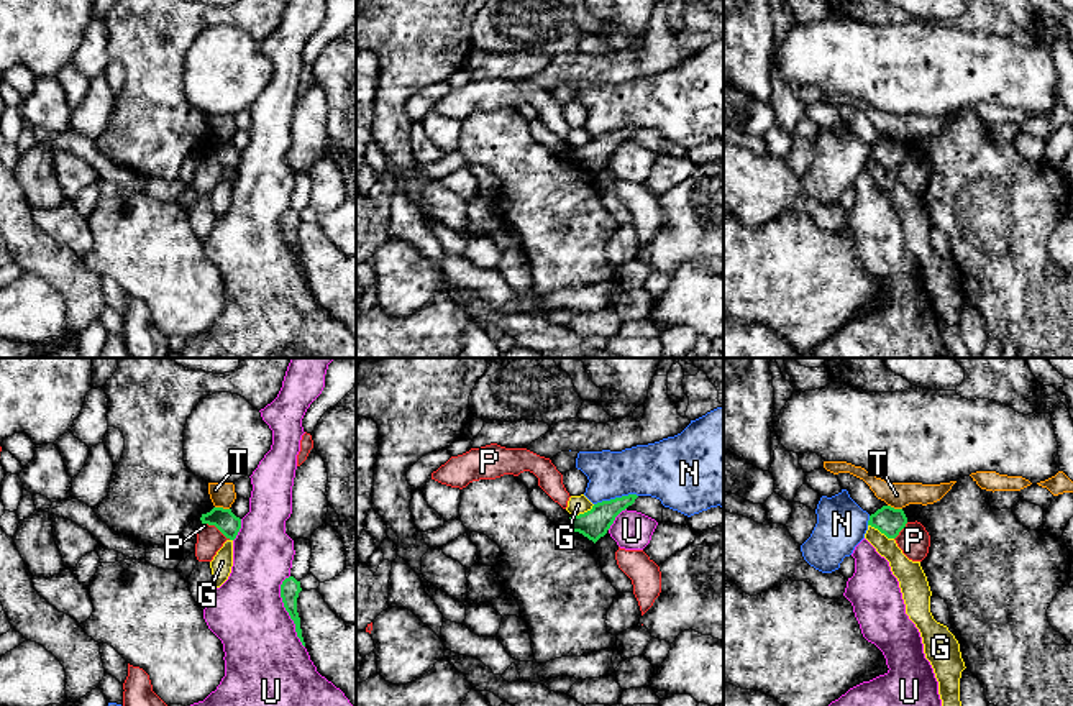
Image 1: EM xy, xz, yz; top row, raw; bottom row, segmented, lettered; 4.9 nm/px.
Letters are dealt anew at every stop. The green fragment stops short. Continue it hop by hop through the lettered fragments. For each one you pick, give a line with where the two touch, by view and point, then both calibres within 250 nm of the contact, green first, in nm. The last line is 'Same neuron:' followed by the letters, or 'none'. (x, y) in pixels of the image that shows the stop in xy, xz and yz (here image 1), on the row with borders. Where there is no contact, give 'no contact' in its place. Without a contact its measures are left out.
Same neuron: none

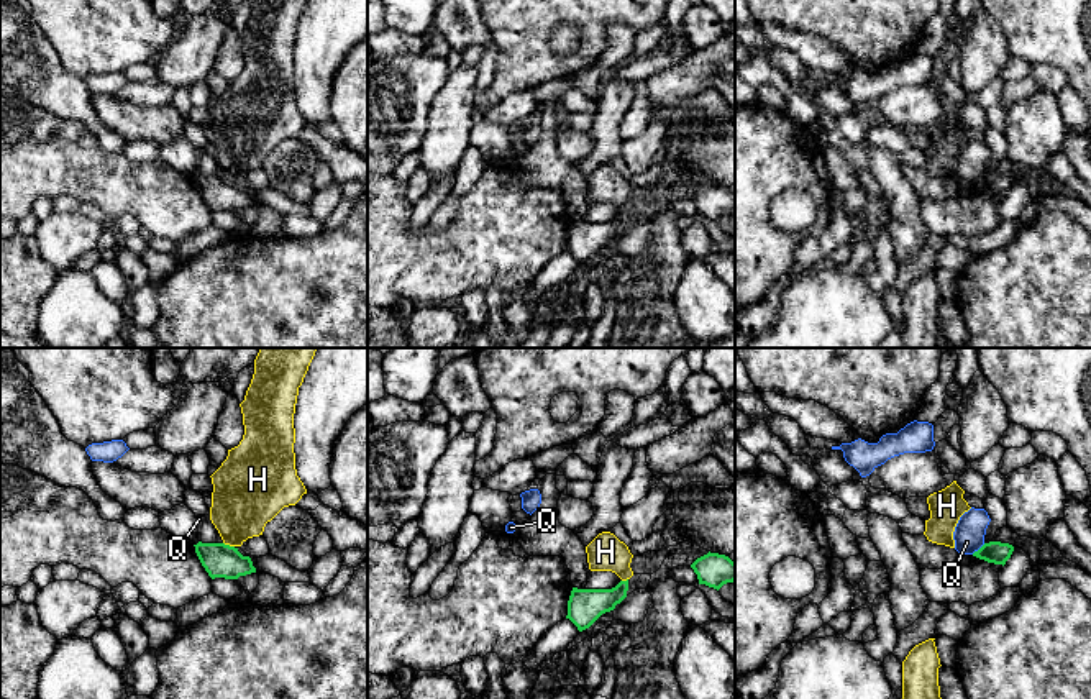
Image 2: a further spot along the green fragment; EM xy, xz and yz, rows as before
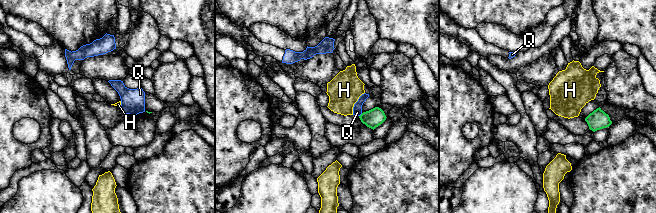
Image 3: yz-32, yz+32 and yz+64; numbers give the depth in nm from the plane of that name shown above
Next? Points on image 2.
Same neuron: none

